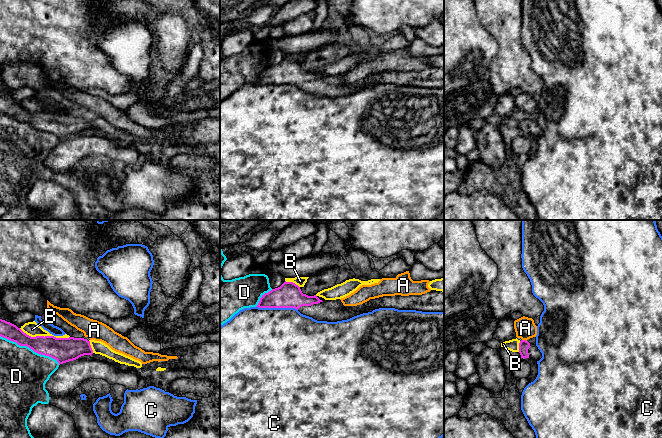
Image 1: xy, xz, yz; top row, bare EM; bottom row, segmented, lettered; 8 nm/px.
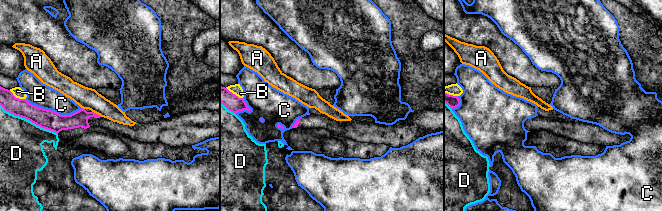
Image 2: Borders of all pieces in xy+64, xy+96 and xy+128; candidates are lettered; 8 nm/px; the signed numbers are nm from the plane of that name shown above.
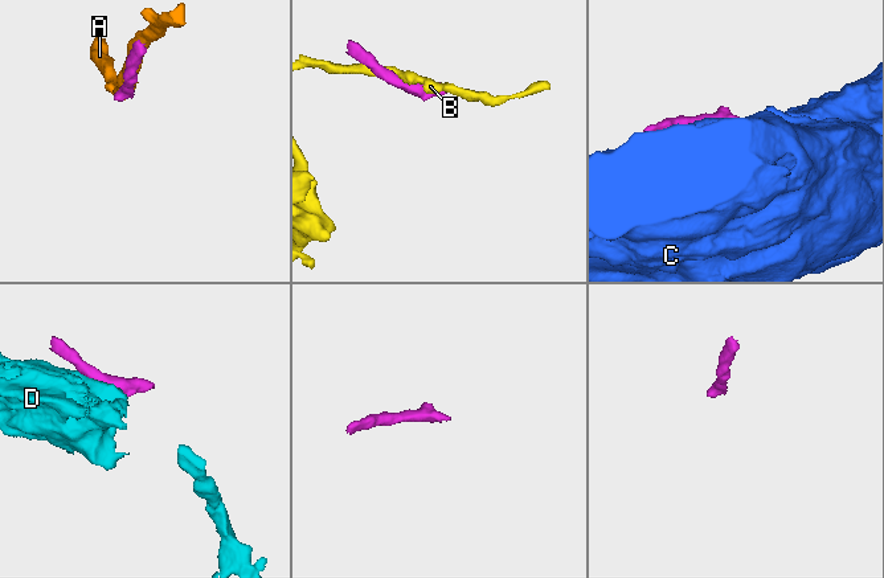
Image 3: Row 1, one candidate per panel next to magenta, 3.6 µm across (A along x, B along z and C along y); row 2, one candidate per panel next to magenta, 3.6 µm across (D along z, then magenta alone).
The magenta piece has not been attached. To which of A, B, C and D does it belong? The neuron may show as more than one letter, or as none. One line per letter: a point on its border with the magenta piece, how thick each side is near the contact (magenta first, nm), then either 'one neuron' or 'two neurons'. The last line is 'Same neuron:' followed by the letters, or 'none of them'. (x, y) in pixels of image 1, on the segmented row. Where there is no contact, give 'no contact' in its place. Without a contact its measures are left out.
A: meets magenta in yz at (524, 340); 90 nm thick on the magenta side, 170 nm on the other; two neurons
B: meets magenta in xy at (43, 336); 200 nm thick on the magenta side, 120 nm on the other; two neurons
C: meets magenta in xz at (277, 307); 200 nm thick on the magenta side, 500 nm on the other; two neurons
D: meets magenta in xy at (30, 348); 190 nm thick on the magenta side, 380 nm on the other; two neurons
Same neuron: none of them

